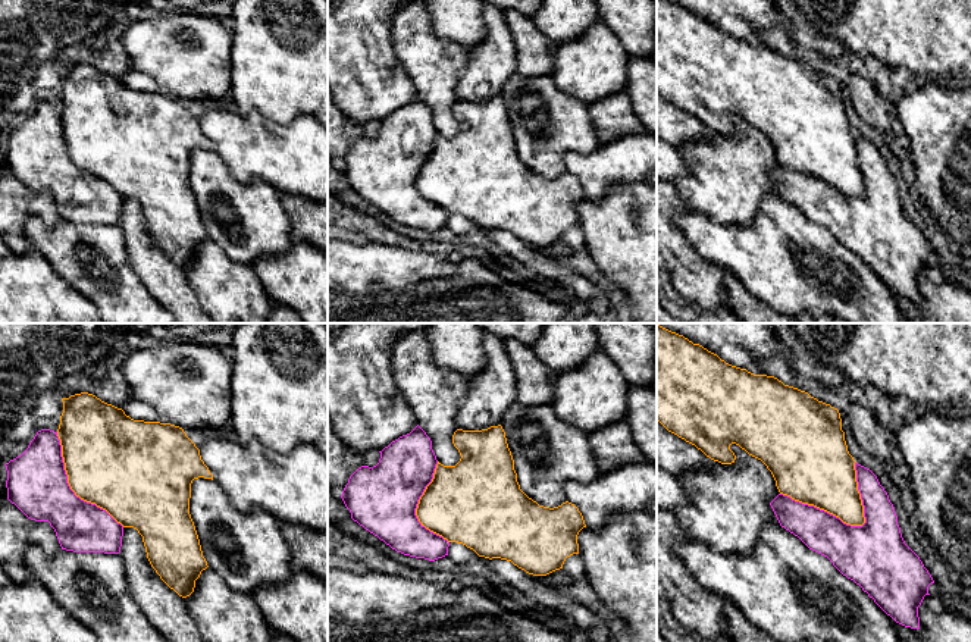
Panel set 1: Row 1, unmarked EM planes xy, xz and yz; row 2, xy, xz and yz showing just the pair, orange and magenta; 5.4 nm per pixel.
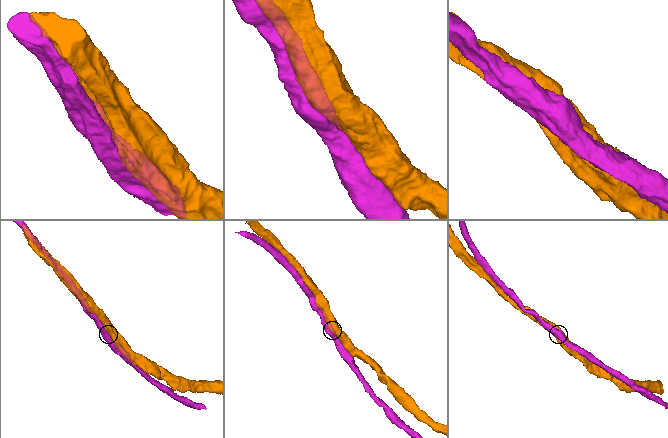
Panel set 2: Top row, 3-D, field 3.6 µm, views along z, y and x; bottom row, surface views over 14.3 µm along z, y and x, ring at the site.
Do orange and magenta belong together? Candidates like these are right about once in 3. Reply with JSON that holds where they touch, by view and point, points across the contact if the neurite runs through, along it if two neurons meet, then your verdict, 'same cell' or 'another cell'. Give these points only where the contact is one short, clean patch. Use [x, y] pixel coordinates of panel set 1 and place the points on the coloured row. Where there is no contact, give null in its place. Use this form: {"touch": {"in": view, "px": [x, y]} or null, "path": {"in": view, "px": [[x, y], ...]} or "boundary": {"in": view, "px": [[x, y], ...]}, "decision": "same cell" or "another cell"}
{"touch": {"in": "yz", "px": [823, 509]}, "decision": "another cell"}

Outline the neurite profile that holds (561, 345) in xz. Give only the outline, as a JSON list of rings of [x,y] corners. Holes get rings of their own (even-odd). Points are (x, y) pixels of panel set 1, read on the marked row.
[[[544,323],[533,350],[557,373],[573,369],[599,350],[595,323]]]

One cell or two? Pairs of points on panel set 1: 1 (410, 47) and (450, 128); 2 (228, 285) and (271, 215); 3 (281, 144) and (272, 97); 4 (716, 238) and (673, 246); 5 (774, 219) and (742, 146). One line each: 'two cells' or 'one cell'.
1: one cell
2: two cells
3: two cells
4: two cells
5: two cells

